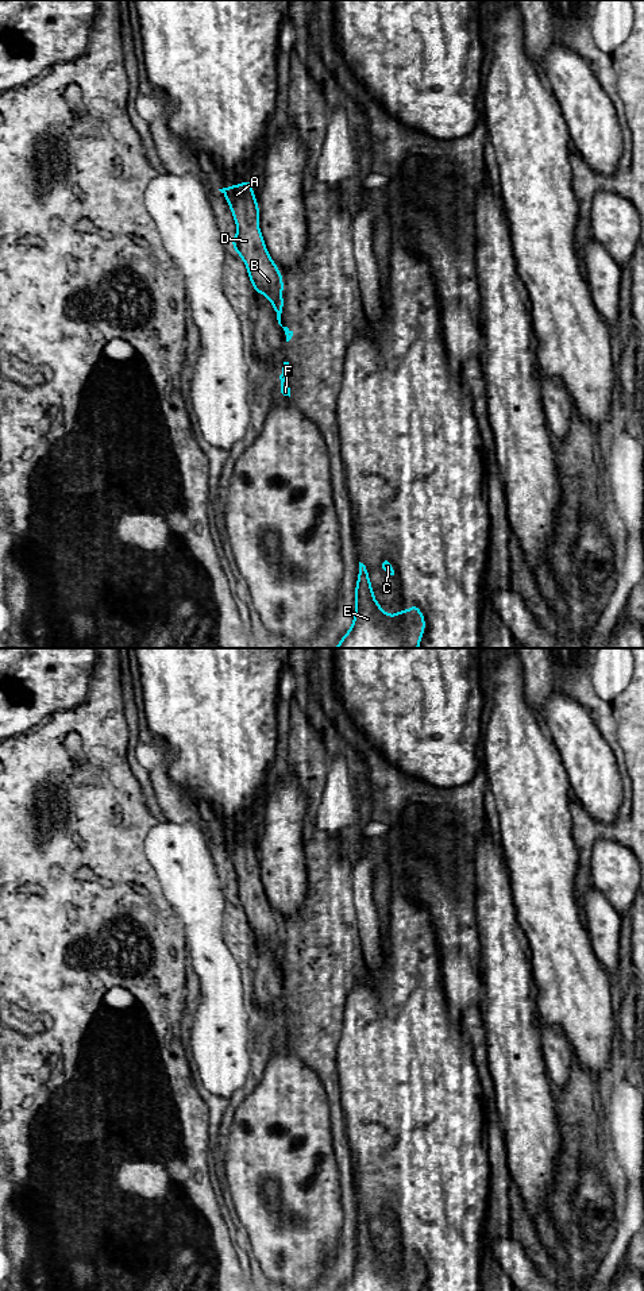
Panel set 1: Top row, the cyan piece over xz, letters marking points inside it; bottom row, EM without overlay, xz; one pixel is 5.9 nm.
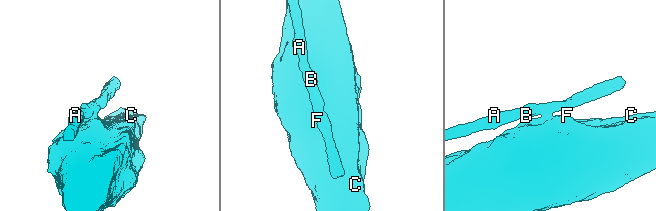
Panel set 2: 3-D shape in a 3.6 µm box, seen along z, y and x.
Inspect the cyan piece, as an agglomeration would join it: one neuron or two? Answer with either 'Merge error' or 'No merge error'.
Merge error

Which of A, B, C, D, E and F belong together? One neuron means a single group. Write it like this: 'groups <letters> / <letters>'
groups A B D / C E F

